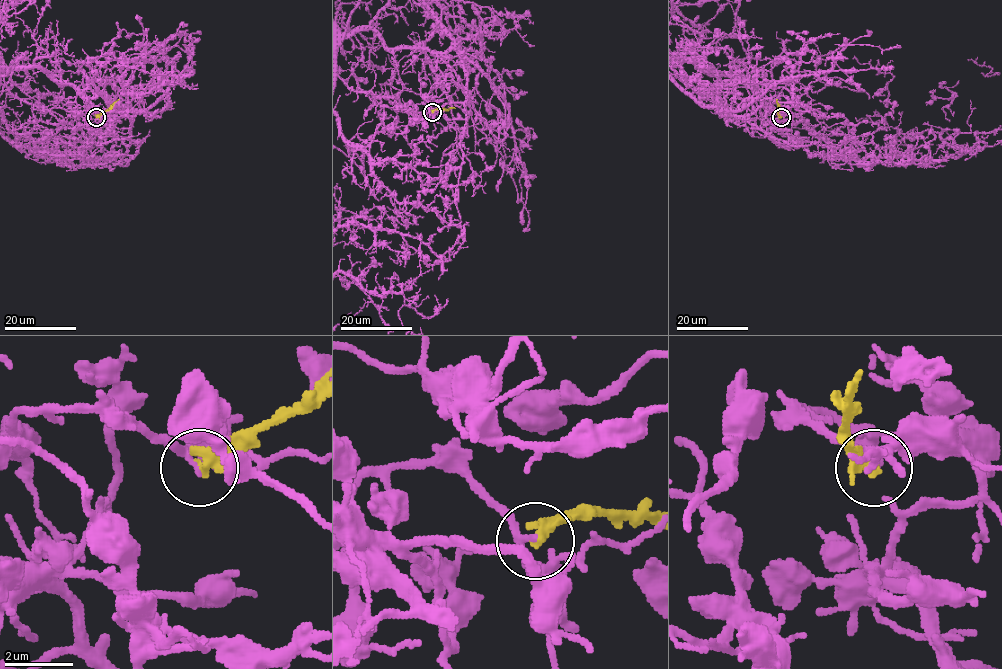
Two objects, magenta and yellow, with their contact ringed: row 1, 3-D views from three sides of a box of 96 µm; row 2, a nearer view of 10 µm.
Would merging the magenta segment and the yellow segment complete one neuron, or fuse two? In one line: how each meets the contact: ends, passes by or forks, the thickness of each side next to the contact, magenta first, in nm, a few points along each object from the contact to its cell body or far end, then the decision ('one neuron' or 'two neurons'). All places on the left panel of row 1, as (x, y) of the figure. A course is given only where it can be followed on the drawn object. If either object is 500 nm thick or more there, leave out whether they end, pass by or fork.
magenta passes by | yellow passes by | 190/240 nm | magenta via (96, 117), (85, 111), (75, 113), (36, 107), (16, 98), (1, 83), (0, 76), (25, 50) | yellow via (96, 117), (119, 99) | two neurons

